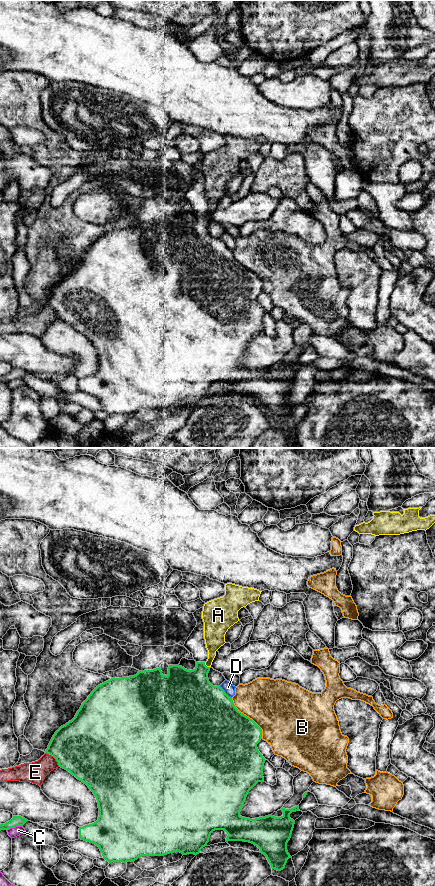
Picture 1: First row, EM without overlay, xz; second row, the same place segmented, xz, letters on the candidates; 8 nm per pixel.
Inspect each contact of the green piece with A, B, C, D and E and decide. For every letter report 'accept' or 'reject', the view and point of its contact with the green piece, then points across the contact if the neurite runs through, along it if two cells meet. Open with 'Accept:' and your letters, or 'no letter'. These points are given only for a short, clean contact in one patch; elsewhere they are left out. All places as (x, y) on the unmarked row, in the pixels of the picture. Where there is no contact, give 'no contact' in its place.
Accept: no letter
A: reject | xz (206, 218) | along xz (204, 214), (210, 219)
B: reject | xz (248, 269)
C: reject | xz (14, 378)
D: reject | xz (224, 244)
E: reject | xz (54, 309)

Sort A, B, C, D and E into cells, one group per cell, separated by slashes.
A E / B / C / D

